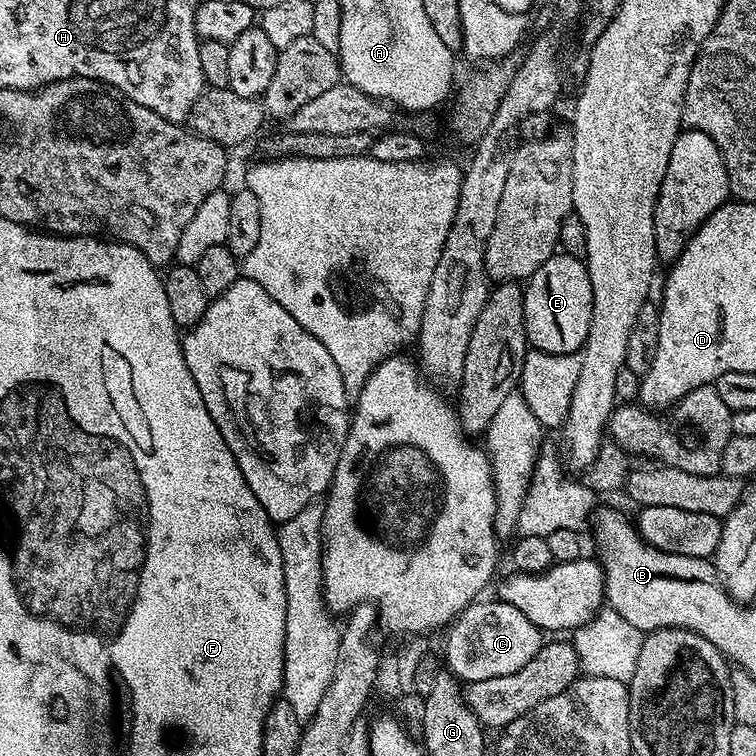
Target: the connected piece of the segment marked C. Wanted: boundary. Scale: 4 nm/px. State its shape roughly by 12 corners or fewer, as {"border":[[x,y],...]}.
{"border":[[499,598],[473,600],[442,660],[468,684],[522,670],[546,642]]}

